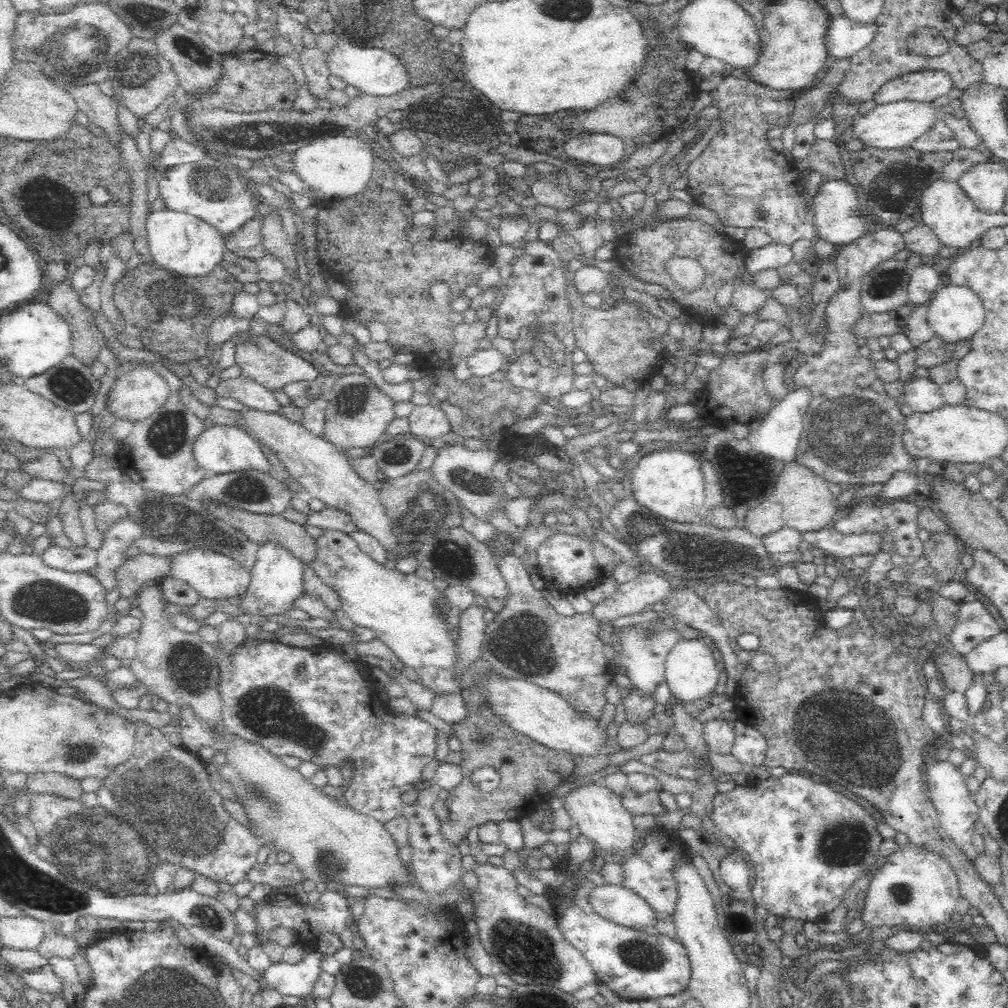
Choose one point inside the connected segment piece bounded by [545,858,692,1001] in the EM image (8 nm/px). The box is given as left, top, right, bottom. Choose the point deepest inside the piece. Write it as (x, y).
(635, 965)

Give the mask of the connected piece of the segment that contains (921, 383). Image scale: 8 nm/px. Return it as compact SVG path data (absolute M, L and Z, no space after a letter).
M929 377L914 378L904 387L905 403L914 413L926 413L944 406L941 385Z

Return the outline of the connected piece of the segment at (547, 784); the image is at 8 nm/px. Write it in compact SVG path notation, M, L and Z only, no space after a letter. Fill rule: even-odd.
M476 686L461 690L467 716L452 724L455 737L462 743L462 762L460 763L462 780L449 791L444 802L450 816L448 822L440 822L442 837L458 848L463 848L462 838L475 826L481 827L487 822L500 823L504 820L520 821L531 816L537 804L546 800L552 788L556 788L562 780L571 775L575 768L574 756L568 752L556 751L540 744L529 736L517 734L503 724L489 710L485 697ZM481 767L492 767L500 774L502 784L491 792L480 791L472 785L470 776Z

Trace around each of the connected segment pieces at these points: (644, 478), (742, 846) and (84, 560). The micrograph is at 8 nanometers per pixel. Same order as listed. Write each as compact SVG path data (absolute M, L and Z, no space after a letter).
M675 448L643 456L630 475L631 494L637 504L675 523L694 523L705 513L705 484L699 454Z
M788 772L784 775L780 775L779 778L772 776L765 780L756 780L752 782L752 786L736 786L730 790L730 792L716 793L713 798L714 810L712 816L710 816L710 822L728 835L738 846L738 849L743 856L748 860L748 866L754 873L754 882L752 886L752 899L754 904L763 906L769 913L784 916L784 918L799 918L805 920L805 922L821 923L825 915L838 908L846 894L846 890L868 871L869 866L872 866L876 862L876 858L879 855L880 844L882 844L882 836L878 834L876 830L876 820L872 818L868 810L864 810L860 804L857 804L853 799L848 799L846 796L835 792L826 786L826 780L818 779L810 774L802 772Z
M50 544L41 557L48 566L73 573L88 573L97 564L97 551L87 544L69 548Z

